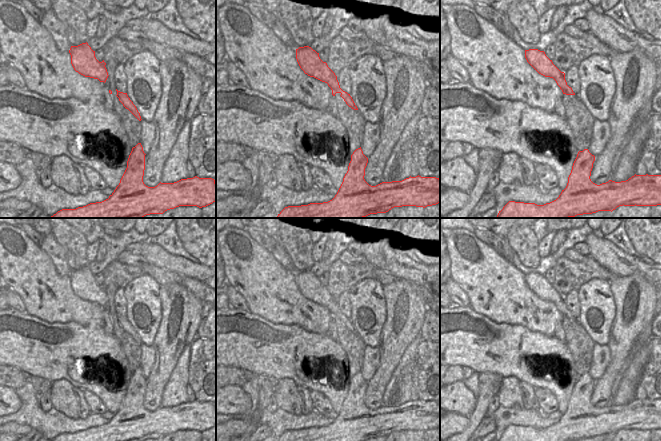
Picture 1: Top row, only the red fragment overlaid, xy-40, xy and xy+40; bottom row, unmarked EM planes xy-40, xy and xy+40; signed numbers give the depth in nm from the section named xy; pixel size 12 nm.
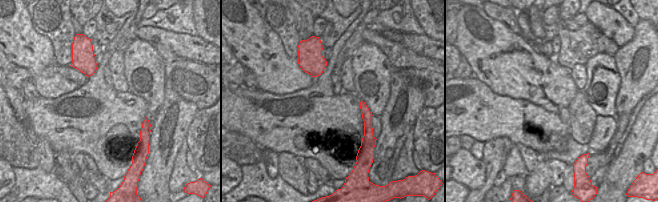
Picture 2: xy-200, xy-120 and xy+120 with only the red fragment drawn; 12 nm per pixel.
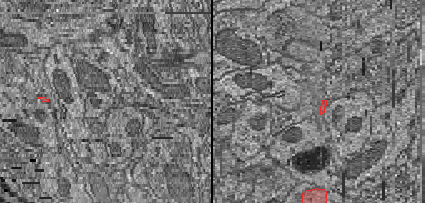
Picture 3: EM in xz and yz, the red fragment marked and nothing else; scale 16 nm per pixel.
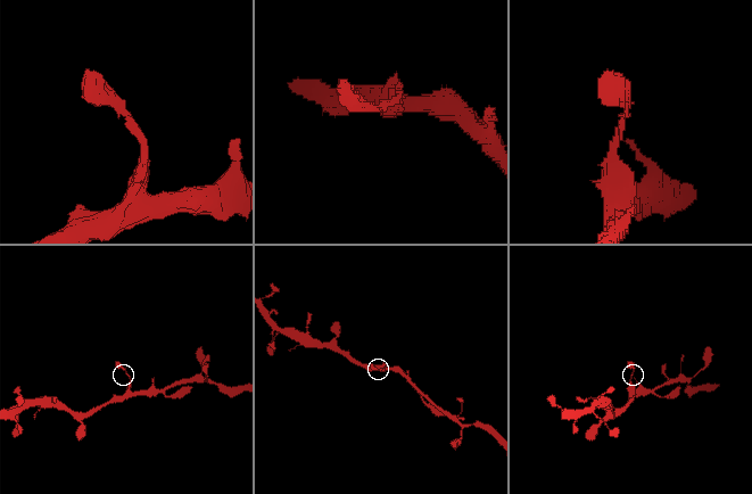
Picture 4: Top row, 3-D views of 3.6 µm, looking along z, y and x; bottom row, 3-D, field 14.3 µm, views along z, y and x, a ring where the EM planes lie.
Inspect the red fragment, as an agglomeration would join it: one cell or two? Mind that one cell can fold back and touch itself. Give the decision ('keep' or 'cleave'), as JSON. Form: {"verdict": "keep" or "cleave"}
{"verdict": "keep"}

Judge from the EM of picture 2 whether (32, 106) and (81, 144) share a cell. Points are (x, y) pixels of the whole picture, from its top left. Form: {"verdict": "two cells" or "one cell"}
{"verdict": "one cell"}

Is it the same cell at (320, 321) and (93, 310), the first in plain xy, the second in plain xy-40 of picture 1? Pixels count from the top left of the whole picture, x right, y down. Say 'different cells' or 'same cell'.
same cell

